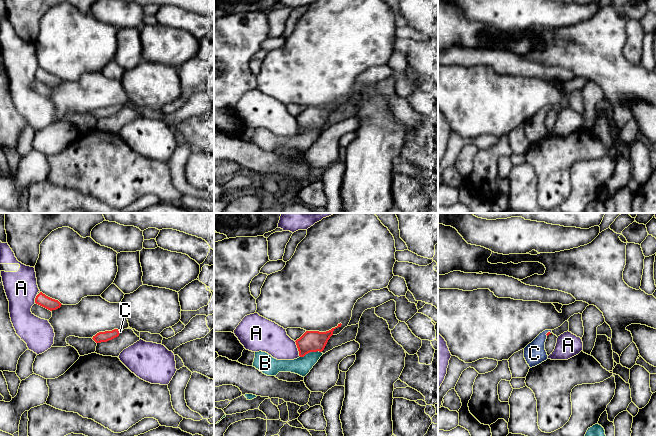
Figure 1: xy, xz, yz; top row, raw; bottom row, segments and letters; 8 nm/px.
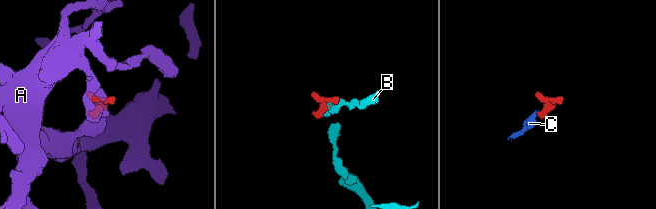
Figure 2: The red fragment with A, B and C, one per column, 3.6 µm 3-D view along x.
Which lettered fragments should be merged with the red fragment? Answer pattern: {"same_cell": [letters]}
{"same_cell": ["C"]}

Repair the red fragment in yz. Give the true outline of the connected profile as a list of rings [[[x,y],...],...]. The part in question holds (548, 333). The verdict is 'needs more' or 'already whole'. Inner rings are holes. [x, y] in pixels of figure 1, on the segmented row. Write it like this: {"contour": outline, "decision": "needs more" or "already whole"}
{"contour": [[[552,330],[543,331],[524,348],[524,358],[530,368],[535,367],[548,359],[545,350],[545,342],[547,336],[551,333]]], "decision": "needs more"}

